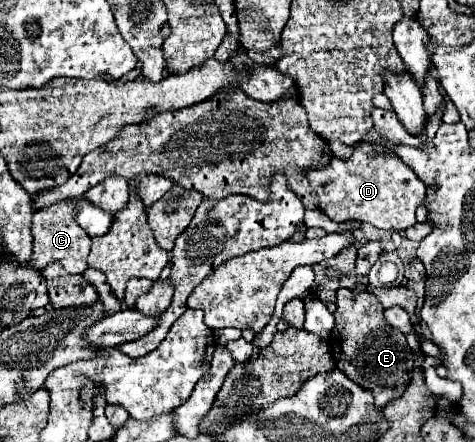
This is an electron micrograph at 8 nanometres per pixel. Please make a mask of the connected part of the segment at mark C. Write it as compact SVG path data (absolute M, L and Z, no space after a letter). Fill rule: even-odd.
M60 201L48 205L34 213L32 219L32 235L34 235L34 253L28 259L28 265L36 271L42 271L52 261L60 261L68 273L84 273L88 267L90 253L90 235L76 223L76 205L72 201Z

